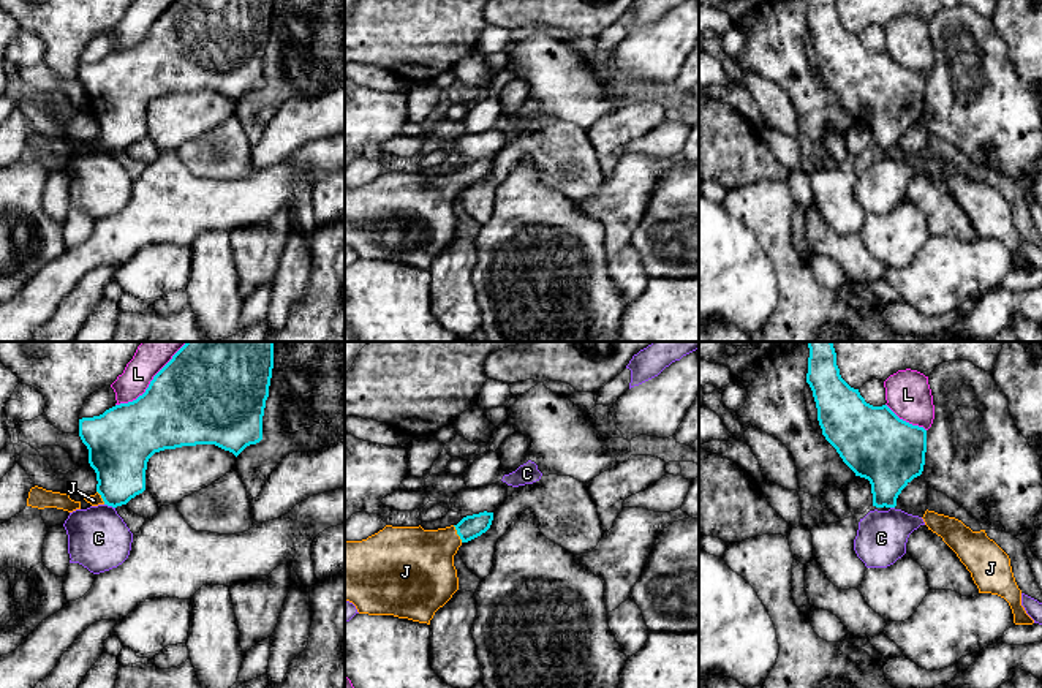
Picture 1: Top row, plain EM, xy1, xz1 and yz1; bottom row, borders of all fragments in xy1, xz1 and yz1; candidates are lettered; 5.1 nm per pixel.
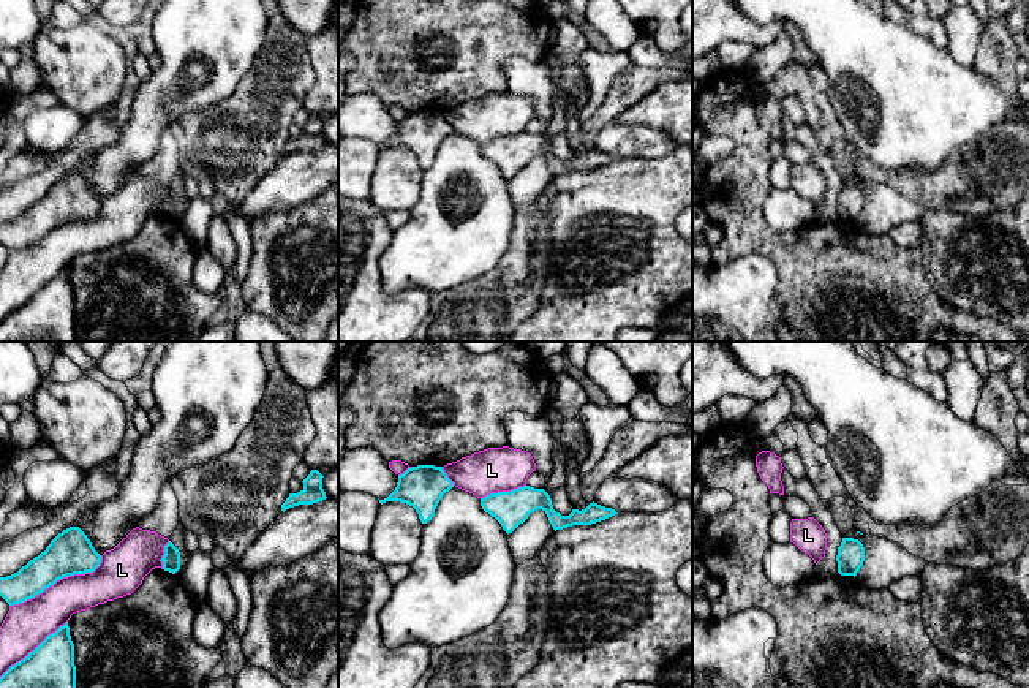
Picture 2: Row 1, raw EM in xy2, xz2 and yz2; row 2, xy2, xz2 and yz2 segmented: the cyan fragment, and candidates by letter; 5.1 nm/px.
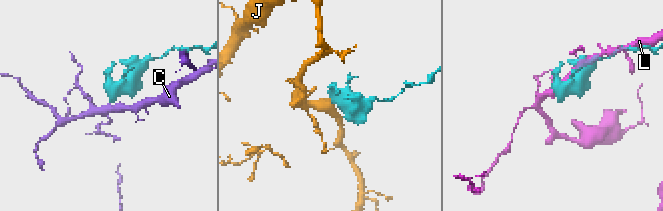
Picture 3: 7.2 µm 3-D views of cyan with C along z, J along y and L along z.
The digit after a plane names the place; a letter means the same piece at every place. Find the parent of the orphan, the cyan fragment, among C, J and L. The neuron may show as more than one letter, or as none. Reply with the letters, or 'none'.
J

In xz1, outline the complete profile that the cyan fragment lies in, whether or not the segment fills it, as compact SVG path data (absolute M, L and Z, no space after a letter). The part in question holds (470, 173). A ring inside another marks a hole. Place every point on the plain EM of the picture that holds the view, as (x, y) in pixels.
M479 158L463 163L457 171L438 176L424 176L419 172L386 171L378 179L362 187L345 188L345 247L356 251L359 259L394 261L419 269L430 270L435 258L443 253L459 236L454 201L463 188L468 188L485 179L493 166L493 158Z

